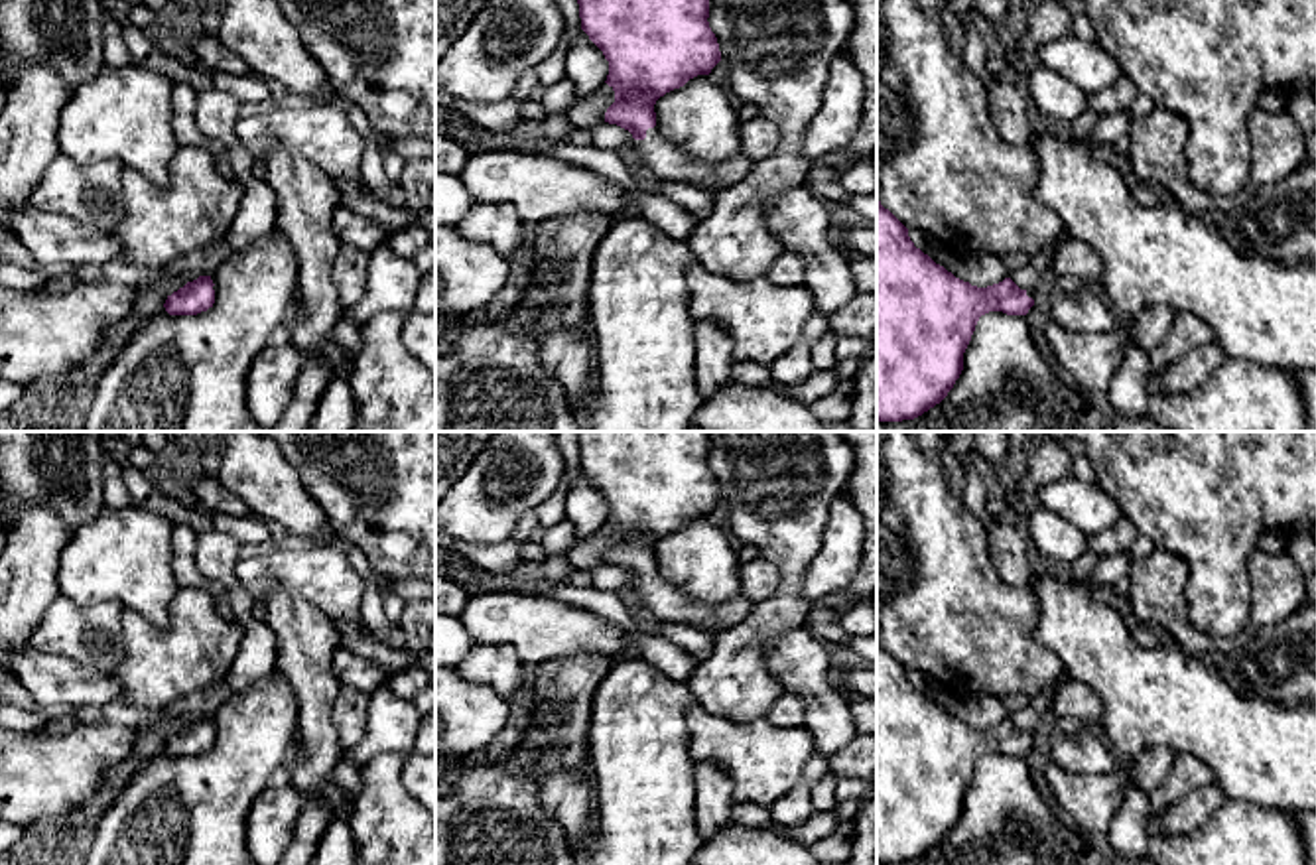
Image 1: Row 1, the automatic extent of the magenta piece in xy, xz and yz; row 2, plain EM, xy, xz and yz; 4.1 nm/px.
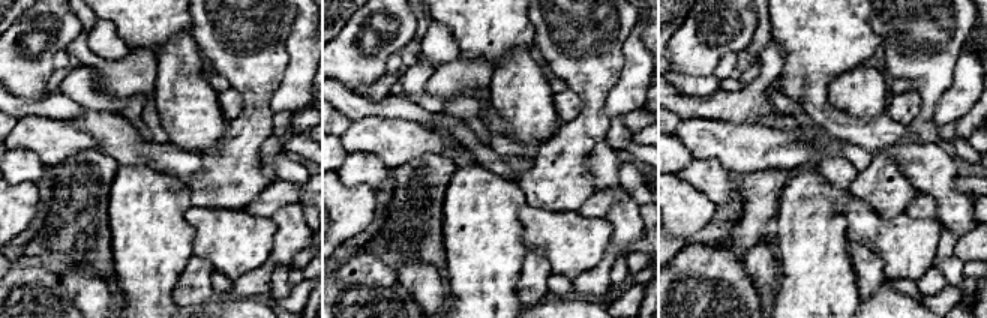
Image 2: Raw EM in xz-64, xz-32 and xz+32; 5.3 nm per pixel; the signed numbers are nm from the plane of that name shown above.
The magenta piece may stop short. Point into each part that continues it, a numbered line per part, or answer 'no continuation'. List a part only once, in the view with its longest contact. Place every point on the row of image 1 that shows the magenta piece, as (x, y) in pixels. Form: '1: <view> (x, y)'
1: xz (664, 158)

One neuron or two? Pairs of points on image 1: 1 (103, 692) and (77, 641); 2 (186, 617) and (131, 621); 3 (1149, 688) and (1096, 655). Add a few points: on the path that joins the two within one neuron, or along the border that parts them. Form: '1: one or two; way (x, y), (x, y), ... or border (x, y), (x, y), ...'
1: two; border (48, 653), (67, 657), (111, 676)
2: one; way (176, 631), (172, 635), (144, 635)
3: one; way (1135, 684), (1110, 661)

